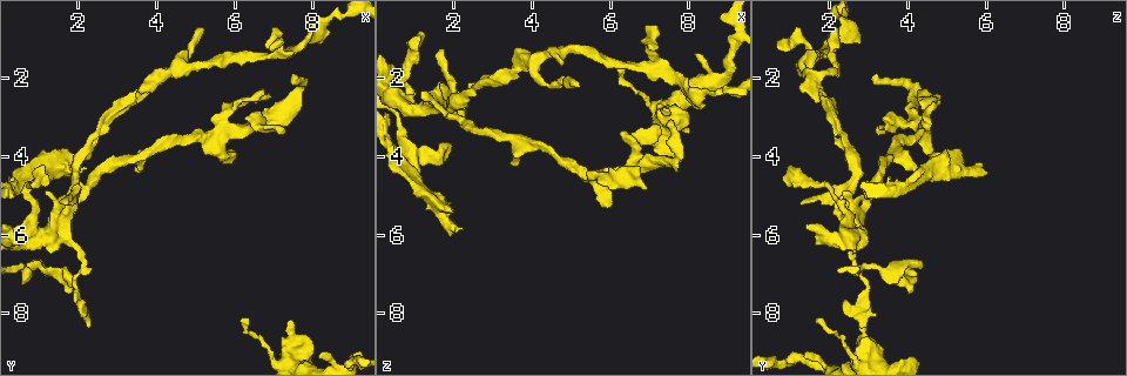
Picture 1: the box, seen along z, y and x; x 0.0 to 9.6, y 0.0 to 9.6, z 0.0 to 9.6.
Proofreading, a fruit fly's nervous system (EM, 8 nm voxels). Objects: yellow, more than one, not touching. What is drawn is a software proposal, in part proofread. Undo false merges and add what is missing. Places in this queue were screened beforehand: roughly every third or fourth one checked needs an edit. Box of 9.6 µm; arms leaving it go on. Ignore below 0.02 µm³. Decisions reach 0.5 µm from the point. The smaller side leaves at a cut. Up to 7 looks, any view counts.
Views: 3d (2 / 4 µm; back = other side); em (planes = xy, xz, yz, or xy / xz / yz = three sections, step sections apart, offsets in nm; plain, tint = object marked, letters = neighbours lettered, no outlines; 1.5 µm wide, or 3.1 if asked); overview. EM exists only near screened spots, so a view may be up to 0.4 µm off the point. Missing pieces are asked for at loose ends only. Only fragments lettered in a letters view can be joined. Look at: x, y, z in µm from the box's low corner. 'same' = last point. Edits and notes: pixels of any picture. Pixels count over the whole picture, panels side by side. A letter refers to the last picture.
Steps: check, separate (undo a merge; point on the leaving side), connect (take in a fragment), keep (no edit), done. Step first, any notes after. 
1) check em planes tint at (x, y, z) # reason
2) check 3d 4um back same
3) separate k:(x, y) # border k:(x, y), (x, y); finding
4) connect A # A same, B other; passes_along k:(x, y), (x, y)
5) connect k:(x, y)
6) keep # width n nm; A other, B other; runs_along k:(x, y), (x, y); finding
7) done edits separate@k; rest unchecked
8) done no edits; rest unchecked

check 3d 2um at (1.55, 5.65, 2.50)

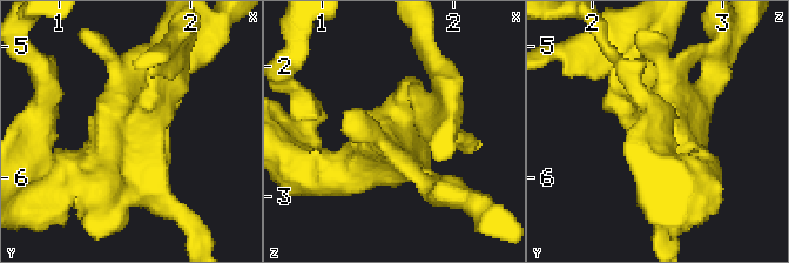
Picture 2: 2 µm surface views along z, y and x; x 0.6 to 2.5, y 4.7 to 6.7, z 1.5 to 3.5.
check em xz step 4 letters at (1.50, 5.64, 2.50)

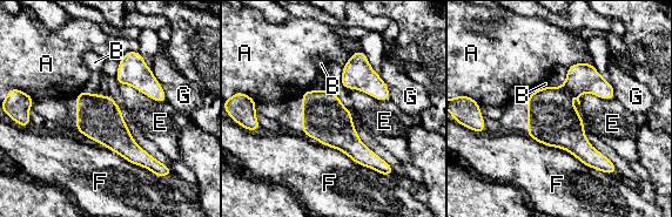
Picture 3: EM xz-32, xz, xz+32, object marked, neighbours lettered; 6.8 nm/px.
keep # A other, B other, E other, F other, G other; border 3:(592, 63), (576, 62), (566, 67); continuous, no second neuron

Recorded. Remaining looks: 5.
check em yz step 8 tint at (1.10, 4.50, 0.85)

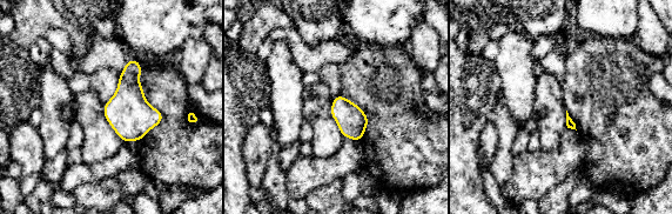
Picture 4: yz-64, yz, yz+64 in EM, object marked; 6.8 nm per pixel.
check em planes tint same

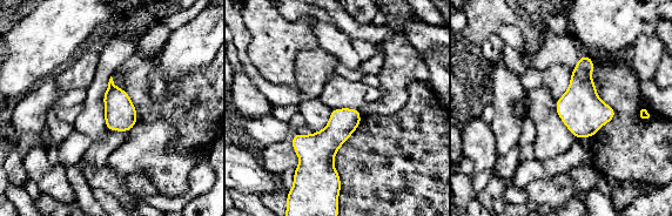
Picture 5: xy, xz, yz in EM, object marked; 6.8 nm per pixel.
check em planes letters same # what lies round it

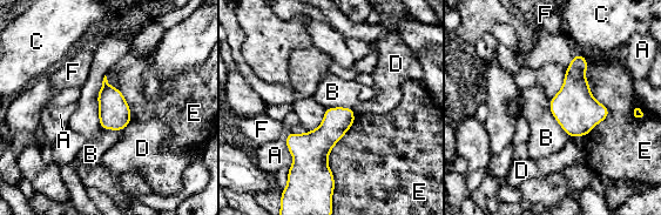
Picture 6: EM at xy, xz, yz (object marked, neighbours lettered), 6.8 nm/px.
keep # A other, B other, C other, D other, E other, F other; border 6:(548, 100), (551, 114), (570, 136); no lettered fragment goes on from it

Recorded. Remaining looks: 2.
done no edits; rest unchecked

